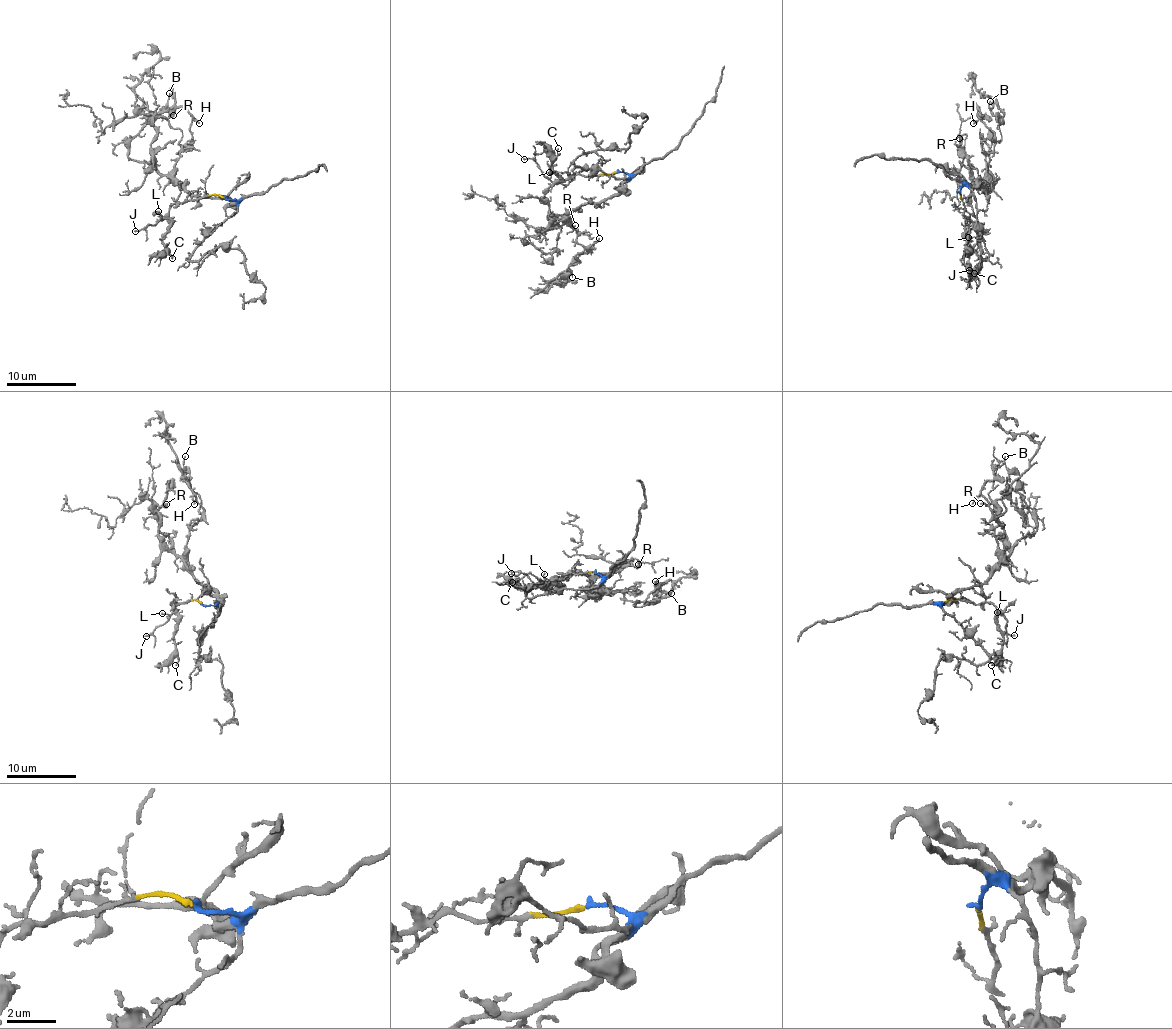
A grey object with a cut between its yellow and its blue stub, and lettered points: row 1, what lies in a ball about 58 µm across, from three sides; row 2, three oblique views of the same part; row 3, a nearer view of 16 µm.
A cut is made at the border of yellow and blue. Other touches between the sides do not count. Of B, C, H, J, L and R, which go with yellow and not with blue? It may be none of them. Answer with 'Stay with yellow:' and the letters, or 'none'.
Stay with yellow: C, J, L

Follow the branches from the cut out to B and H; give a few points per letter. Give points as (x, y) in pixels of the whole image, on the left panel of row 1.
B: (224, 198), (237, 201), (197, 198), (174, 178), (188, 148), (169, 123), (169, 92)
H: (224, 198), (237, 201), (197, 198), (174, 178), (174, 164), (189, 141), (193, 118), (199, 122)

